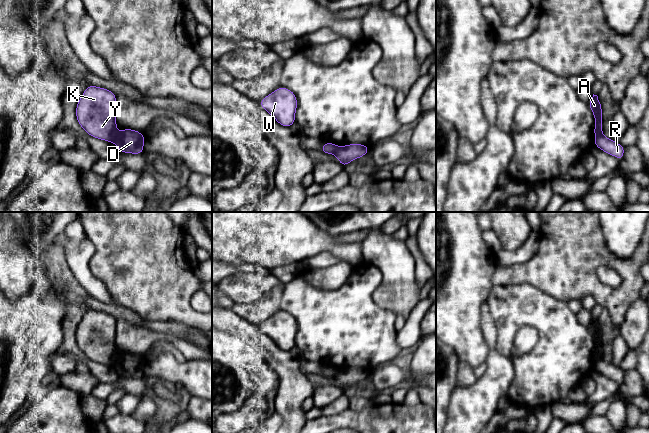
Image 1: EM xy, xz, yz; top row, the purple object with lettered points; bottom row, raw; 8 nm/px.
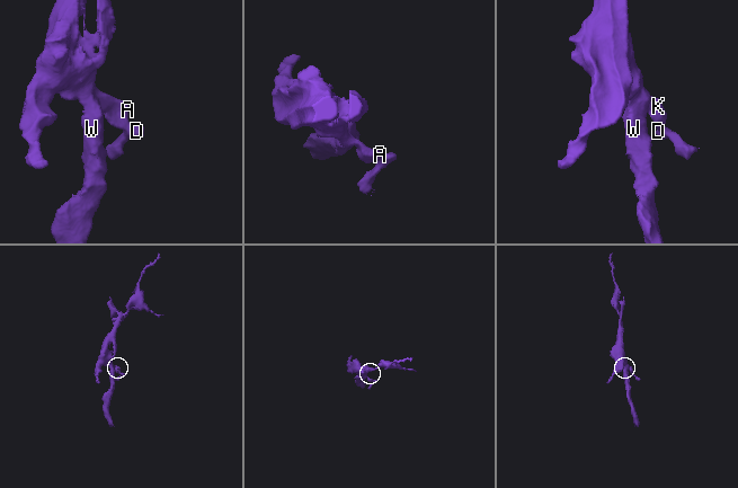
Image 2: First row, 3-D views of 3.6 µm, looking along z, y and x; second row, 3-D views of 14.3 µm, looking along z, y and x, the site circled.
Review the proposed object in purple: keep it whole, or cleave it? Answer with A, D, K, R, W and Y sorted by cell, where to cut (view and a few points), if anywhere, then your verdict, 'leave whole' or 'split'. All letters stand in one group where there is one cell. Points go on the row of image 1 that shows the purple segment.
groups A K W Y / D R; cut xy (117, 133), (111, 141); split

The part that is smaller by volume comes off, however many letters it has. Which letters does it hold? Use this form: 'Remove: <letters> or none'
Remove: D, R

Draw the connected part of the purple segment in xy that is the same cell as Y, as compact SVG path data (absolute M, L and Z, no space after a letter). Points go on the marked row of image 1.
M89 85L77 103L76 118L88 135L112 142L118 131L116 95L105 88Z

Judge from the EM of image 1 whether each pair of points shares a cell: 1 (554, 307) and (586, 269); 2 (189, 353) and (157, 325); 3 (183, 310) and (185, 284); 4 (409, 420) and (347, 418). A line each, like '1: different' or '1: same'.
1: different
2: different
3: same
4: same

